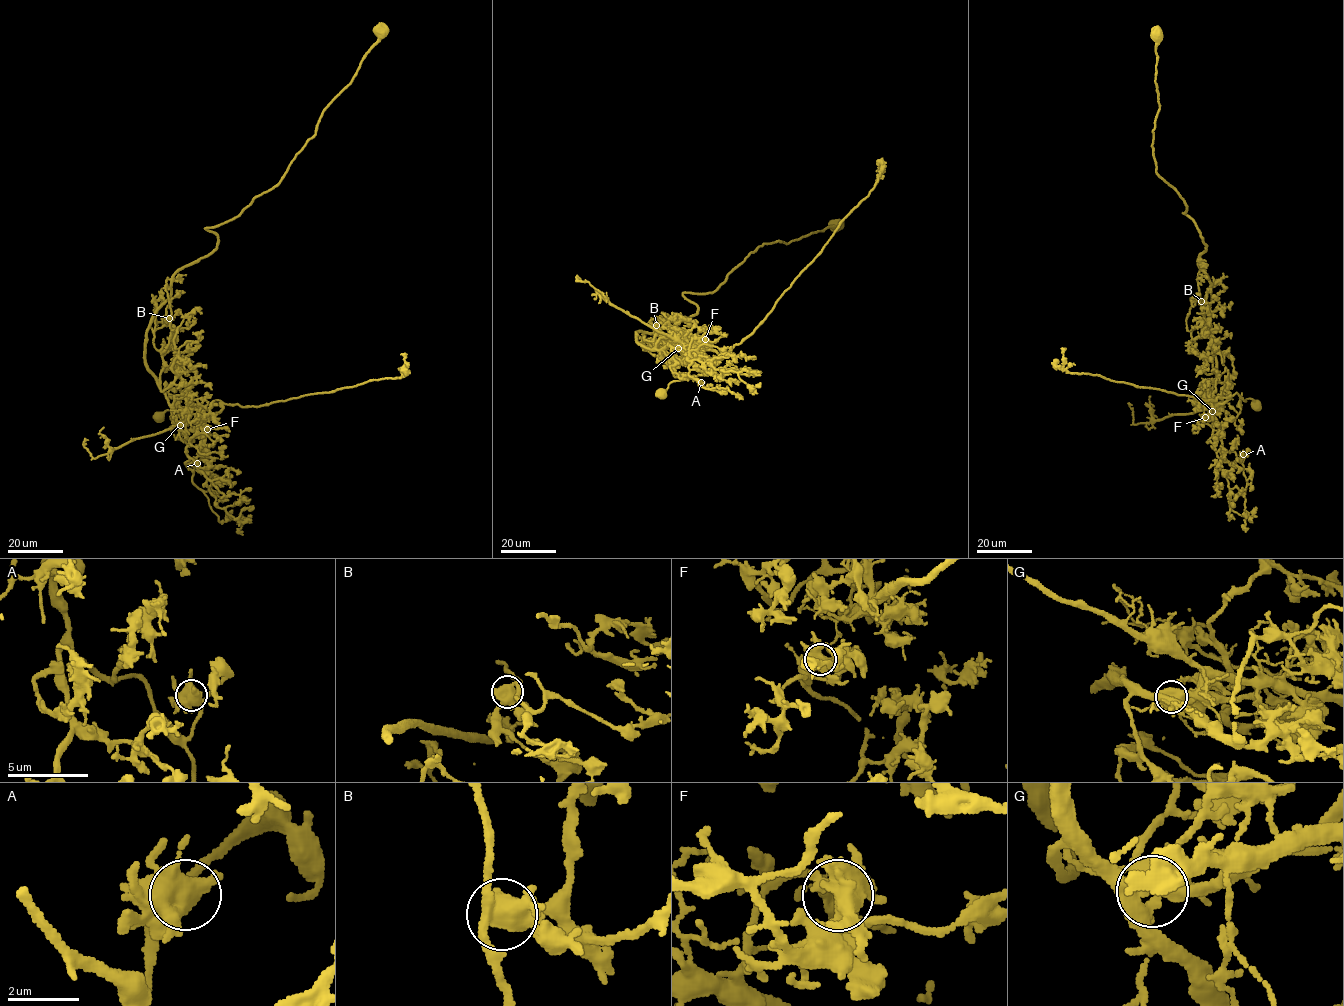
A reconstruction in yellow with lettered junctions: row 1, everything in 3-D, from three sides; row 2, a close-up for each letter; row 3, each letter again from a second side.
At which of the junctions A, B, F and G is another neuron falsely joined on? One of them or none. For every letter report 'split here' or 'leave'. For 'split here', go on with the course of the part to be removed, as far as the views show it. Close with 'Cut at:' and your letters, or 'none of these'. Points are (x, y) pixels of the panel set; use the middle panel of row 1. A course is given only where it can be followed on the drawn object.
A: leave
B: leave
F: leave
G: split here | (678, 348), (687, 345), (710, 349), (722, 359), (740, 344), (868, 195), (881, 170), (876, 171)
Cut at: G

